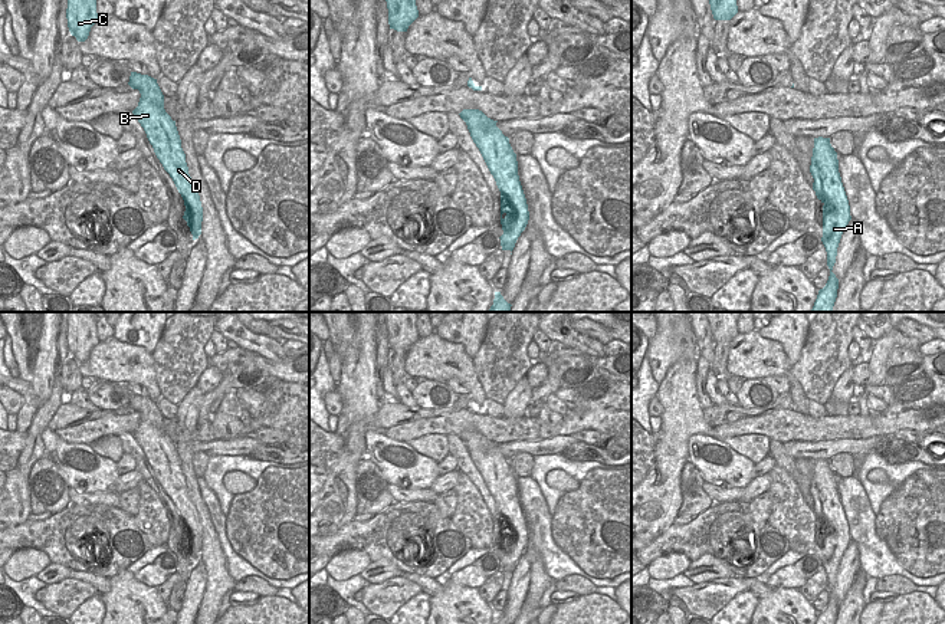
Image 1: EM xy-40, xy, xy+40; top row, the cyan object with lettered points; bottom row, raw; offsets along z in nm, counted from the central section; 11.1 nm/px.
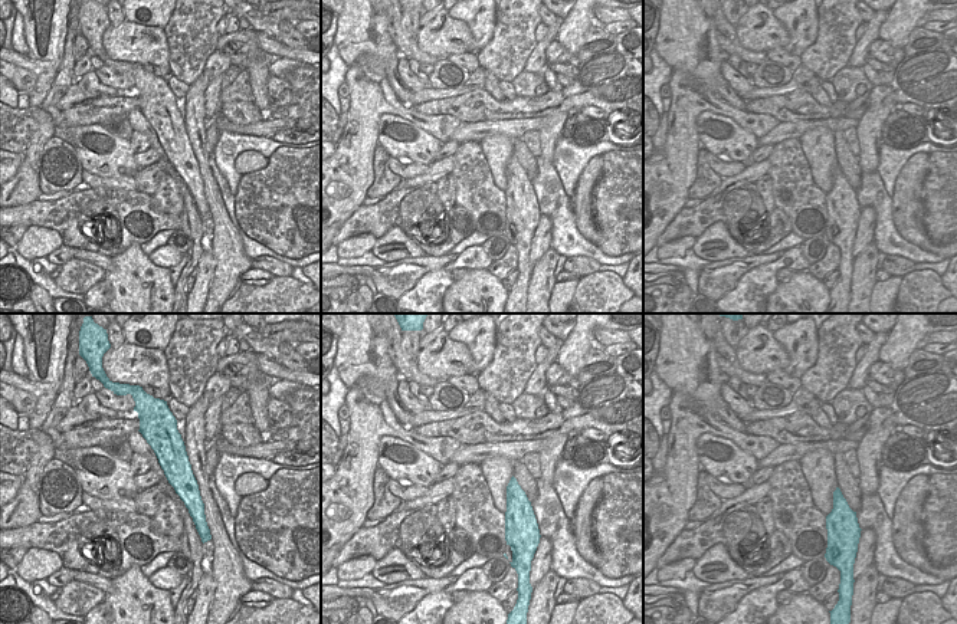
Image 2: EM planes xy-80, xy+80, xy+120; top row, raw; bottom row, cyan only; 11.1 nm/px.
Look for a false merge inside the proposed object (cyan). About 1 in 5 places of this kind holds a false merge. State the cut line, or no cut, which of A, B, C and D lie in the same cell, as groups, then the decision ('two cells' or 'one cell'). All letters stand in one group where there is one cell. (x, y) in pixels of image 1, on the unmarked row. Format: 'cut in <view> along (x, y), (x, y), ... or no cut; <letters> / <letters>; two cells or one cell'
no cut; A B C D; one cell

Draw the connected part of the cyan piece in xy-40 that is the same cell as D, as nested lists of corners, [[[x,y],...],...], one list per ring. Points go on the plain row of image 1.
[[[131,394],[128,407],[141,416],[138,428],[132,436],[144,450],[157,480],[181,516],[186,528],[183,541],[190,549],[193,562],[196,562],[201,556],[203,529],[197,509],[188,496],[175,443],[164,431],[164,417],[157,401]]]

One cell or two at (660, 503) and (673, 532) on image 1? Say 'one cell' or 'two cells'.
two cells

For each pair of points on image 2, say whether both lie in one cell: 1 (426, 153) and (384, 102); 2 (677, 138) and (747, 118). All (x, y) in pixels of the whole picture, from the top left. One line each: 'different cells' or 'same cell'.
1: different cells
2: same cell

